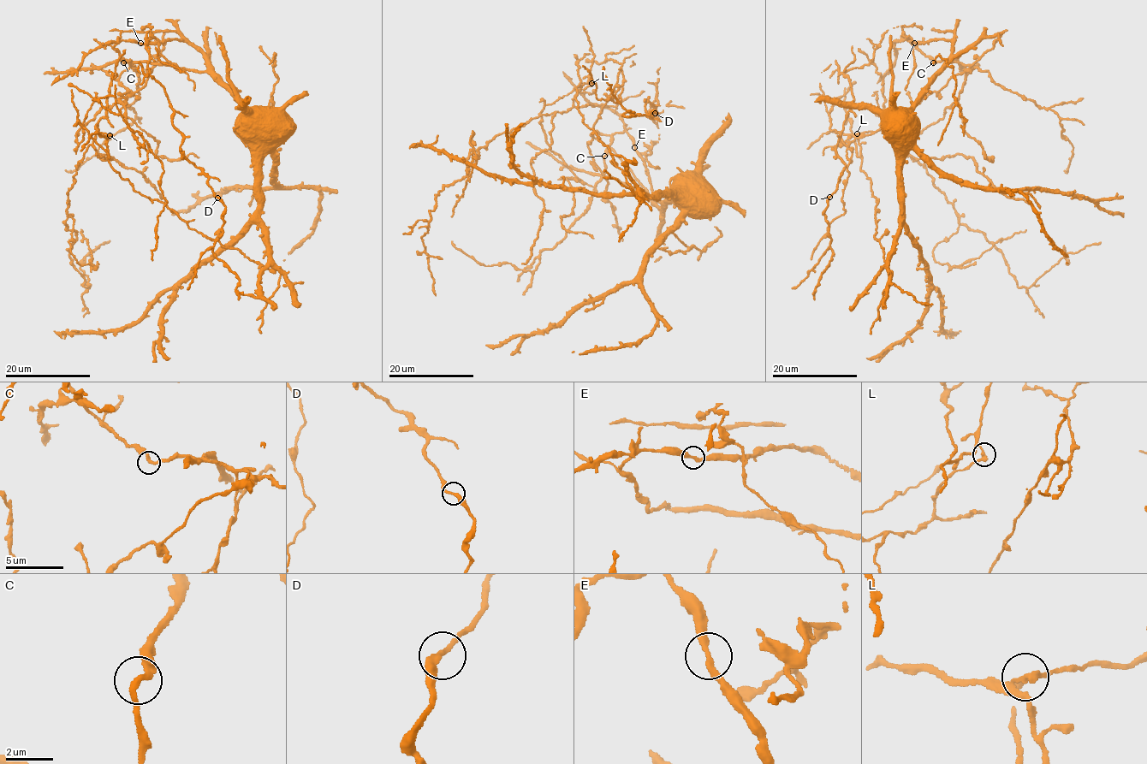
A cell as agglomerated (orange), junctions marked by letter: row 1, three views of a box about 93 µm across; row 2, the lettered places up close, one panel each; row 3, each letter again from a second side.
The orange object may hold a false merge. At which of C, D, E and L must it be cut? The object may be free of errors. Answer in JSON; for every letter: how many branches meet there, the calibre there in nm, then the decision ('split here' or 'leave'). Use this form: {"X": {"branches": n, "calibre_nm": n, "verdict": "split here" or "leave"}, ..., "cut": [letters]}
{"C": {"branches": 2, "calibre_nm": 240, "verdict": "leave"}, "D": {"branches": 2, "calibre_nm": 260, "verdict": "leave"}, "E": {"branches": 2, "calibre_nm": 280, "verdict": "leave"}, "L": {"branches": 2, "calibre_nm": 240, "verdict": "split here"}, "cut": ["L"]}

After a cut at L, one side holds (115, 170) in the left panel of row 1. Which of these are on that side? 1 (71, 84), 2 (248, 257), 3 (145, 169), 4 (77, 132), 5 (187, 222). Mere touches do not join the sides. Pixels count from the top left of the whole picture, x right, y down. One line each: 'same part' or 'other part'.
1: same part
2: same part
3: other part
4: other part
5: same part

